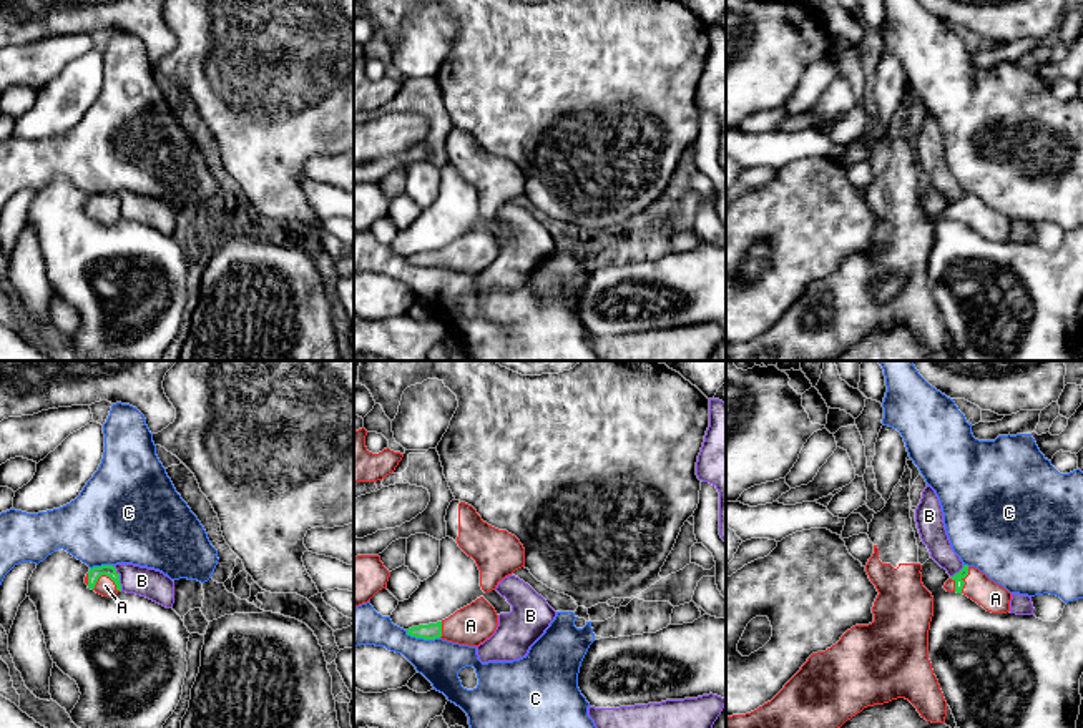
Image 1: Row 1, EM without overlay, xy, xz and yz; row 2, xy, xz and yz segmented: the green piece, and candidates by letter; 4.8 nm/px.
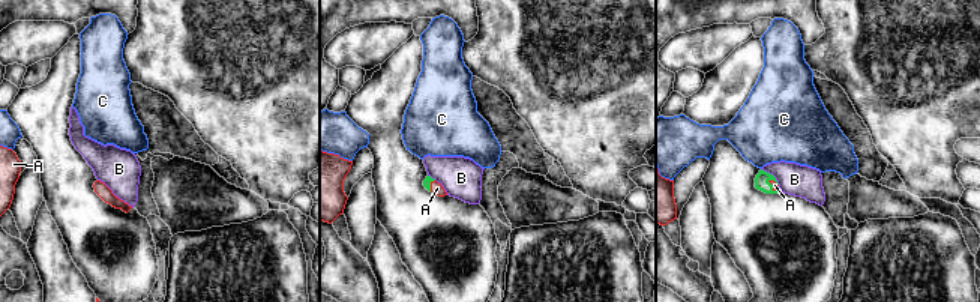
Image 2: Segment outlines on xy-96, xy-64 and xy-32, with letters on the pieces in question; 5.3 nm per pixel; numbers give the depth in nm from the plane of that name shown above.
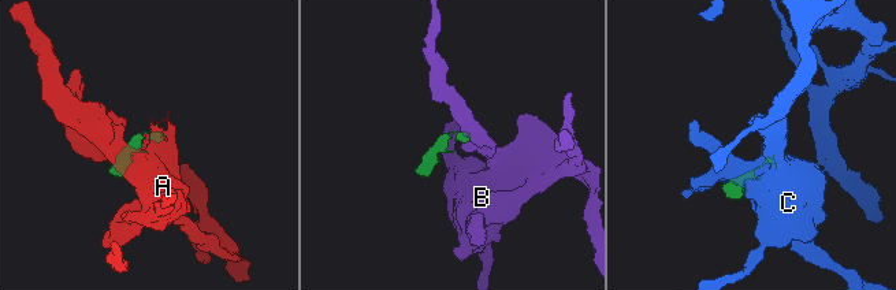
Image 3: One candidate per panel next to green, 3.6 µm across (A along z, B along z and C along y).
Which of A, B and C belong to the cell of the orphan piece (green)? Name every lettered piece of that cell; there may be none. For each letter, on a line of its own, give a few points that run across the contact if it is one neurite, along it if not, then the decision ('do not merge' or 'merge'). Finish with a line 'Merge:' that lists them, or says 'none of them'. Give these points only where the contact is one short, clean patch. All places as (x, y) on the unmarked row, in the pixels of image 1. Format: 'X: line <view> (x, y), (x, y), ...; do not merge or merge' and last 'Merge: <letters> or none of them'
A: merge
B: line xy (112, 193), (118, 200), (122, 218); do not merge
C: do not merge
Merge: A

